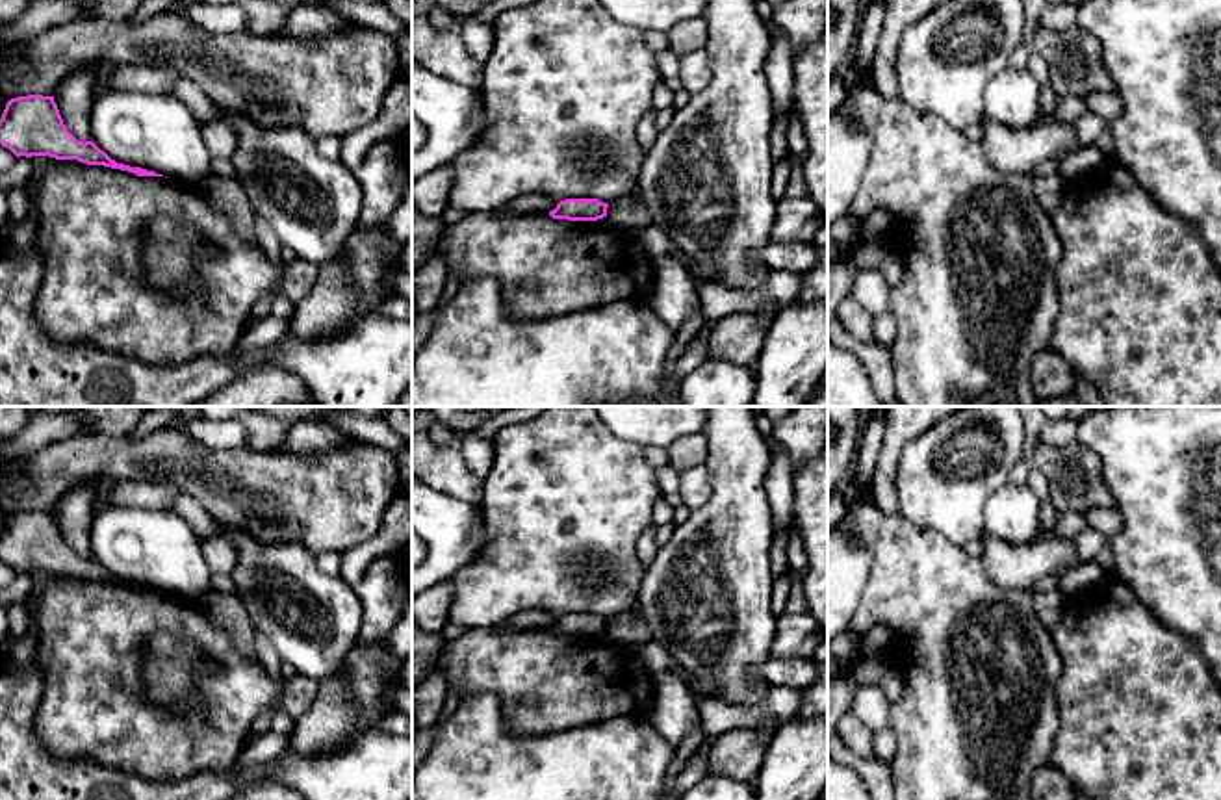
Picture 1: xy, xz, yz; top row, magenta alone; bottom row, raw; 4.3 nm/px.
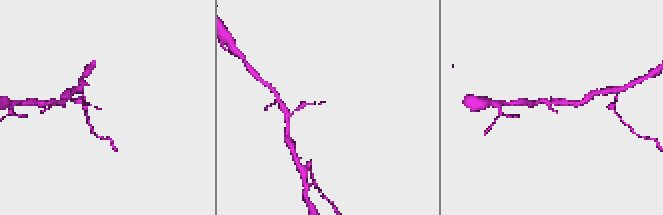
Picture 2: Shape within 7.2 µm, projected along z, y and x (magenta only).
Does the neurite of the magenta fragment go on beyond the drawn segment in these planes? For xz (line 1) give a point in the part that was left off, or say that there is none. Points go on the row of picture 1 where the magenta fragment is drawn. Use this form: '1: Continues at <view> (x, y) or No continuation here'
1: No continuation here

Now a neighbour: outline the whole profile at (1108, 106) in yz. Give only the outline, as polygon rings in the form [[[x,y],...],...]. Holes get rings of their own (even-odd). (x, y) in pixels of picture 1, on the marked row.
[[[1091,93],[1084,102],[1089,111],[1102,117],[1108,124],[1123,113],[1123,100],[1117,93]]]

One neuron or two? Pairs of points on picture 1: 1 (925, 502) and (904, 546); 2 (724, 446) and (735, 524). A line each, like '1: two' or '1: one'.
1: two
2: one

